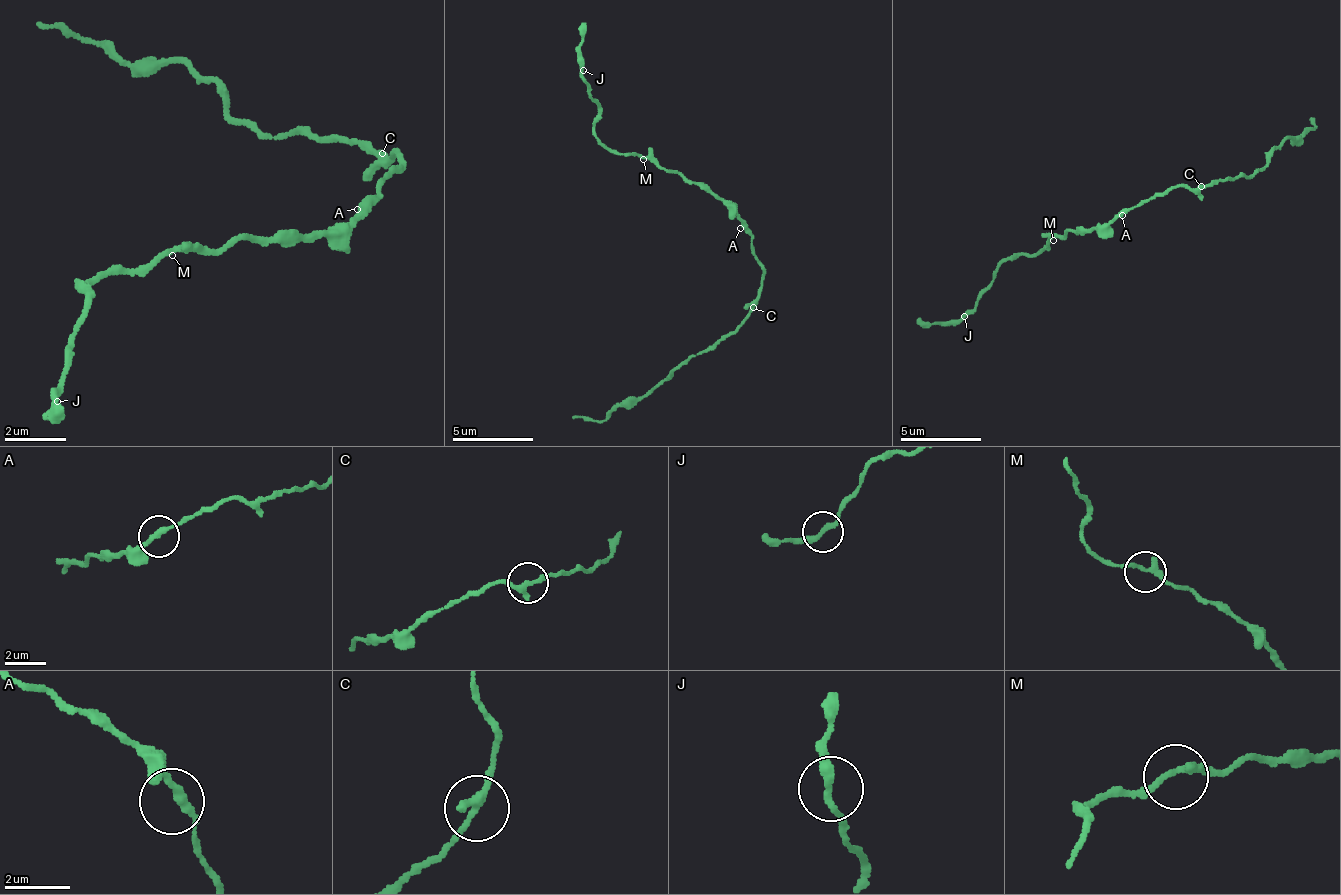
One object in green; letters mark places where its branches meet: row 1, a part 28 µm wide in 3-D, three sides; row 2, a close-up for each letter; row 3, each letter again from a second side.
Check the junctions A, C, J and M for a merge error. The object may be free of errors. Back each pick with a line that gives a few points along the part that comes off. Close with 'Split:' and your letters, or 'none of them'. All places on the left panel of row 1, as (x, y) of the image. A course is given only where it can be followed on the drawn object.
Split: none of them

